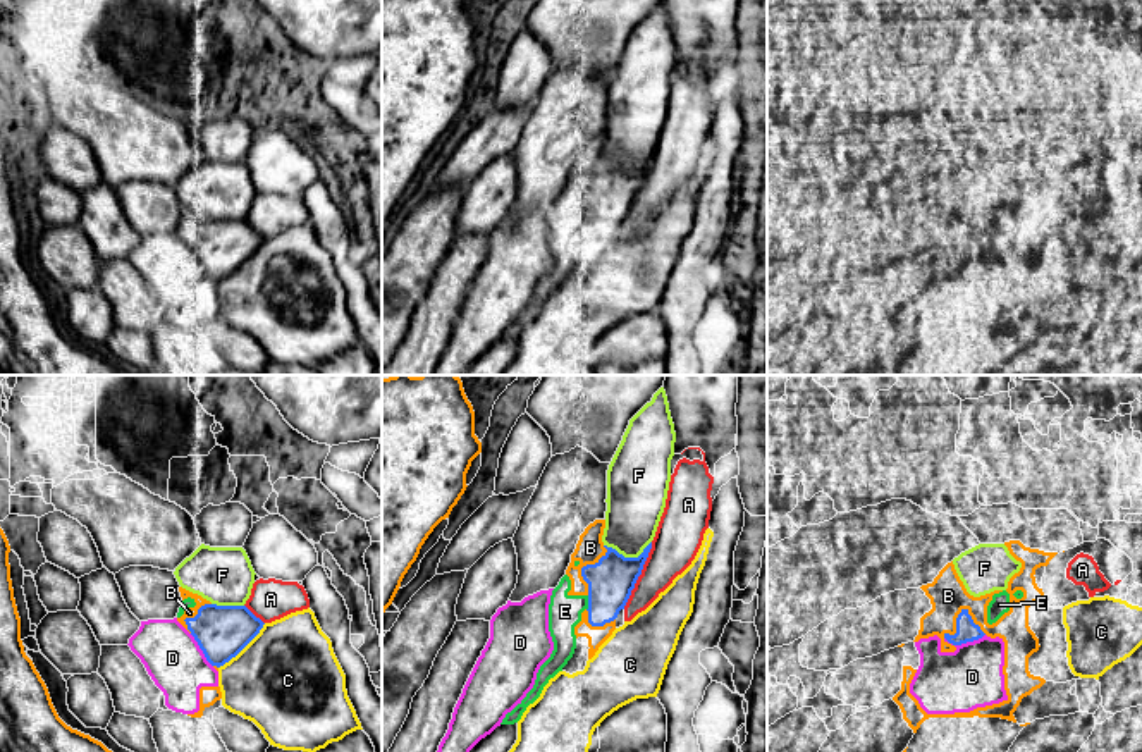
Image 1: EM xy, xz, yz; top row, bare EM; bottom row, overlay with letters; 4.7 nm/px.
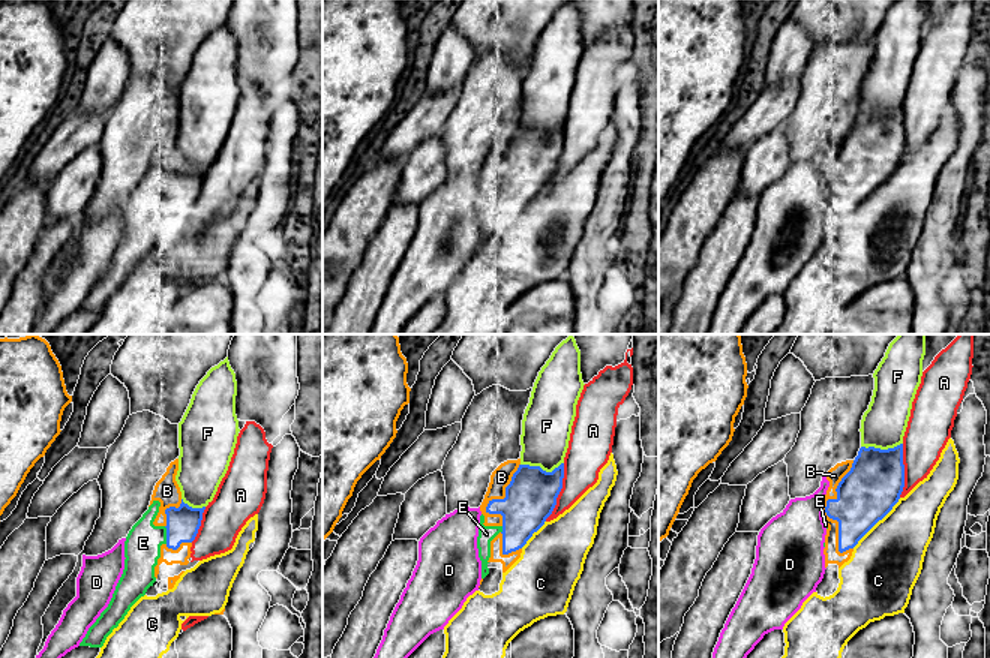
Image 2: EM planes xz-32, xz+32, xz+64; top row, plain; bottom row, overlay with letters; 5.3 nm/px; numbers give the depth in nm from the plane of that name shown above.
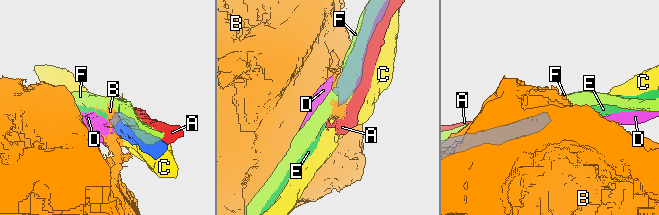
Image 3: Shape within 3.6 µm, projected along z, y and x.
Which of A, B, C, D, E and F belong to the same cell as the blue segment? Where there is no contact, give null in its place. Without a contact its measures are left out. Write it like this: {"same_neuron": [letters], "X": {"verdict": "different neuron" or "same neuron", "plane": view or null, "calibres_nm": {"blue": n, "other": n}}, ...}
{"same_neuron": ["E"], "A": {"verdict": "different neuron", "plane": "xz", "calibres_nm": {"blue": 220, "other": 220}}, "B": {"verdict": "different neuron", "plane": "yz", "calibres_nm": {"blue": 100, "other": 180}}, "C": {"verdict": "different neuron", "plane": "xy", "calibres_nm": {"blue": 240, "other": 480}}, "D": {"verdict": "different neuron", "plane": "yz", "calibres_nm": {"blue": 100, "other": 280}}, "E": {"verdict": "same neuron", "plane": "xz", "calibres_nm": {"blue": 220, "other": 160}}, "F": {"verdict": "different neuron", "plane": "xz", "calibres_nm": {"blue": 220, "other": 260}}}

